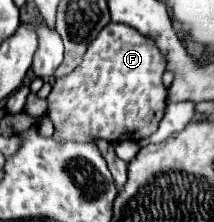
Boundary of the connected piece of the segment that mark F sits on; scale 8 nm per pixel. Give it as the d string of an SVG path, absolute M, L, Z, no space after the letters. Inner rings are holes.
M108 23L88 47L80 67L76 67L70 75L56 79L52 93L48 95L50 105L46 115L52 119L56 127L54 137L64 141L94 141L98 137L110 143L118 143L124 139L140 141L152 135L158 129L158 123L166 109L166 87L162 85L164 71L164 57L148 37L136 33L136 29L128 25Z

